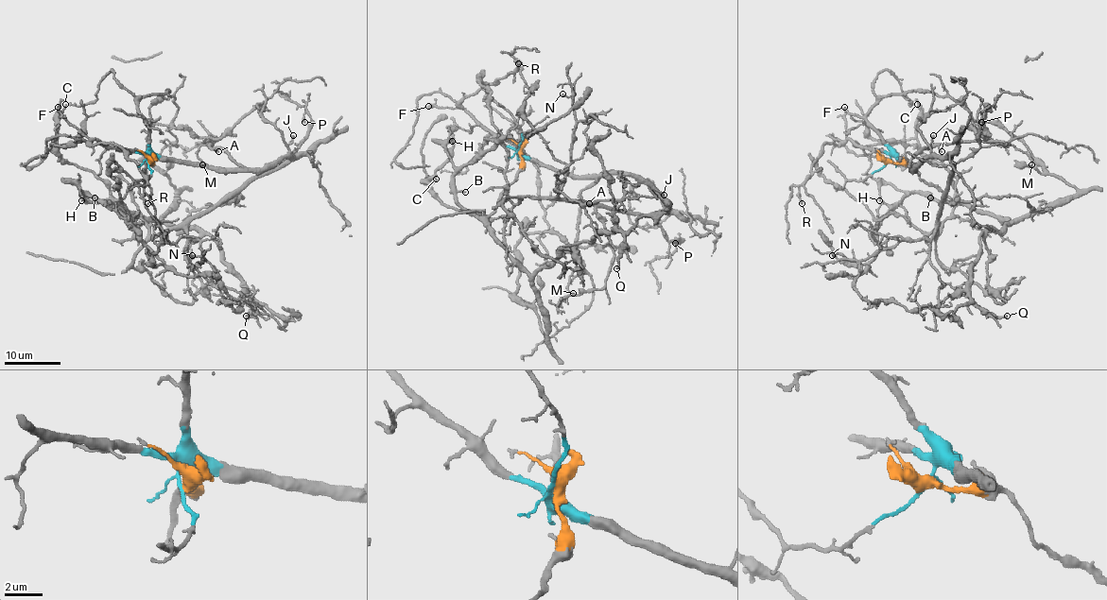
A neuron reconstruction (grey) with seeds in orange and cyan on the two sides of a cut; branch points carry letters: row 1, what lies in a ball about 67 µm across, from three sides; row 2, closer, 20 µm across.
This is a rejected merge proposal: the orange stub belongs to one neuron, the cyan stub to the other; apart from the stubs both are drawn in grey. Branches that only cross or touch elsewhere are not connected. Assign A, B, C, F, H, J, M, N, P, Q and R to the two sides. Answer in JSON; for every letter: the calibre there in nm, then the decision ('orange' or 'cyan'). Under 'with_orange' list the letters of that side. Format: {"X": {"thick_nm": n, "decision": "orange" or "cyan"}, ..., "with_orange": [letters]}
{"A": {"thick_nm": 120, "decision": "cyan"}, "B": {"thick_nm": 160, "decision": "orange"}, "C": {"thick_nm": 180, "decision": "orange"}, "F": {"thick_nm": 220, "decision": "cyan"}, "H": {"thick_nm": 180, "decision": "orange"}, "J": {"thick_nm": 170, "decision": "cyan"}, "M": {"thick_nm": 180, "decision": "cyan"}, "N": {"thick_nm": 100, "decision": "cyan"}, "P": {"thick_nm": 170, "decision": "cyan"}, "Q": {"thick_nm": 200, "decision": "orange"}, "R": {"thick_nm": 150, "decision": "cyan"}, "with_orange": ["B", "C", "H", "Q"]}

